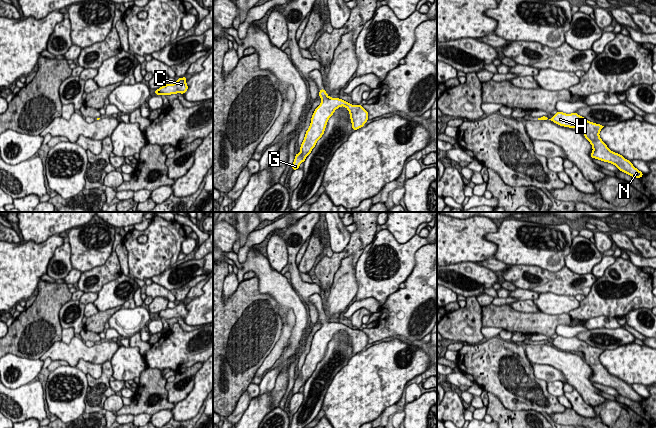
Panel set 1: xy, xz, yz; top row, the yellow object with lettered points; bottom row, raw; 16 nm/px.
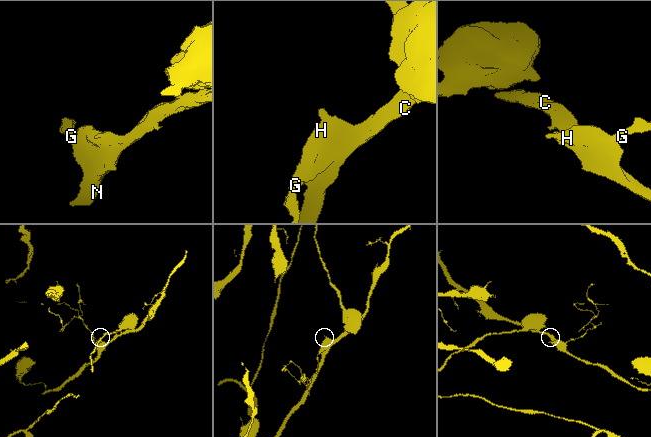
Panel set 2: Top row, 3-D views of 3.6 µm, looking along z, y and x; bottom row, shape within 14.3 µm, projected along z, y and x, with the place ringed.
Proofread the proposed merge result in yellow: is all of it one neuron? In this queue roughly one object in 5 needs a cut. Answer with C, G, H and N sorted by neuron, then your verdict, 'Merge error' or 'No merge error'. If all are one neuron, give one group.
Groups: C G H N. No merge error

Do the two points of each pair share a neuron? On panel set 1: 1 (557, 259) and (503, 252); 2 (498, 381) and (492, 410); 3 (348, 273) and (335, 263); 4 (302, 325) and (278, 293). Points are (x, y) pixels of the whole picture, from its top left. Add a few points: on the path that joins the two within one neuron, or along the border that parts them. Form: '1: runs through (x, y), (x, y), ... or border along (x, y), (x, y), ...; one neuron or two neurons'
1: runs through (544, 252), (516, 252); one neuron
2: border along (488, 391), (506, 408), (513, 410); two neurons
3: border along (352, 255), (342, 260), (330, 288); two neurons
4: runs through (302, 316), (287, 299); one neuron

